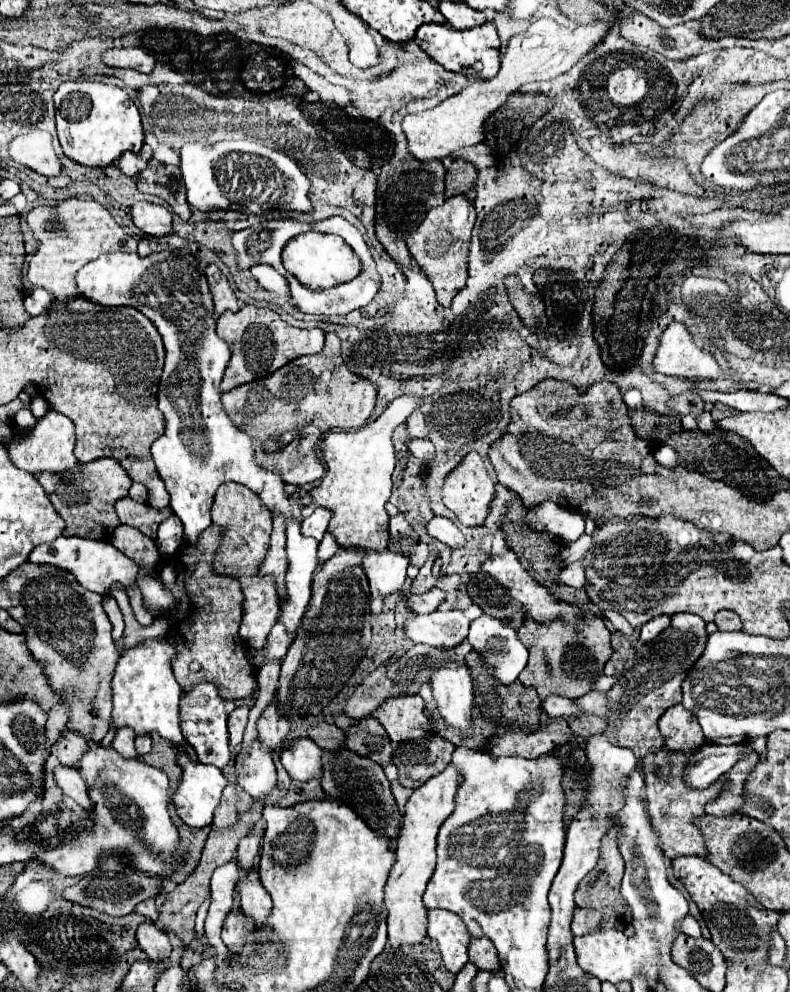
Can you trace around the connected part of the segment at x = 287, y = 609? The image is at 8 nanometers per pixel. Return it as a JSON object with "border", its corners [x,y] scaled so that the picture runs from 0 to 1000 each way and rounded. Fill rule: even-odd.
{"border":[[[363,525],[363,606],[353,616],[351,626],[356,626],[361,630],[363,636],[373,636],[381,628],[381,622],[389,614],[389,608],[394,604],[394,584],[396,578],[401,574],[401,545],[394,541],[384,541],[378,535],[378,527],[376,525]]]}

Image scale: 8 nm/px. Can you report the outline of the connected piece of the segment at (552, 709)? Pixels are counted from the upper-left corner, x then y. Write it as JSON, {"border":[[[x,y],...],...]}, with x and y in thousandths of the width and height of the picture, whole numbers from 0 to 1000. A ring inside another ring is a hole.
{"border":[[[695,701],[695,703],[690,703],[690,707],[687,707],[687,717],[695,721],[695,723],[708,723],[708,721],[730,721],[733,717],[728,715],[728,711],[725,711],[725,707],[723,705],[715,705],[715,703],[708,703],[708,701]]]}

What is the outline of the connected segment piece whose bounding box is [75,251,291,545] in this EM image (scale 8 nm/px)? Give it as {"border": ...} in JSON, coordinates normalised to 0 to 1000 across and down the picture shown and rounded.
{"border":[[[201,253],[186,259],[178,259],[173,255],[133,255],[123,259],[120,263],[110,265],[95,277],[95,285],[97,285],[100,297],[118,305],[125,305],[130,309],[163,307],[163,309],[176,311],[199,330],[199,334],[206,340],[211,358],[209,358],[209,368],[206,368],[204,384],[201,384],[199,404],[201,404],[201,414],[209,420],[209,434],[194,447],[191,459],[194,459],[199,477],[206,483],[209,493],[216,501],[216,511],[234,531],[234,545],[239,549],[247,549],[257,533],[267,529],[267,509],[272,503],[272,495],[277,489],[287,485],[297,485],[315,491],[320,497],[325,497],[325,501],[333,505],[333,509],[343,517],[351,515],[351,517],[358,517],[358,521],[368,521],[368,507],[361,501],[361,487],[356,485],[351,477],[338,475],[320,465],[318,441],[297,432],[297,428],[282,414],[277,386],[290,366],[292,352],[272,336],[270,299],[267,299],[262,281],[254,275],[252,263],[244,257],[232,255],[232,253]]]}

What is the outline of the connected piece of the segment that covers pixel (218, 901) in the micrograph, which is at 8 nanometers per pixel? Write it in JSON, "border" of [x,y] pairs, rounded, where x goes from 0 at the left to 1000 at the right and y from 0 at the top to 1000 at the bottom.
{"border":[[[297,864],[292,866],[292,870],[277,874],[267,884],[267,912],[259,926],[259,945],[265,953],[275,957],[277,971],[287,969],[290,965],[290,959],[280,949],[280,934],[287,920],[292,918],[292,908],[300,888],[303,888],[303,872],[297,872]]]}

